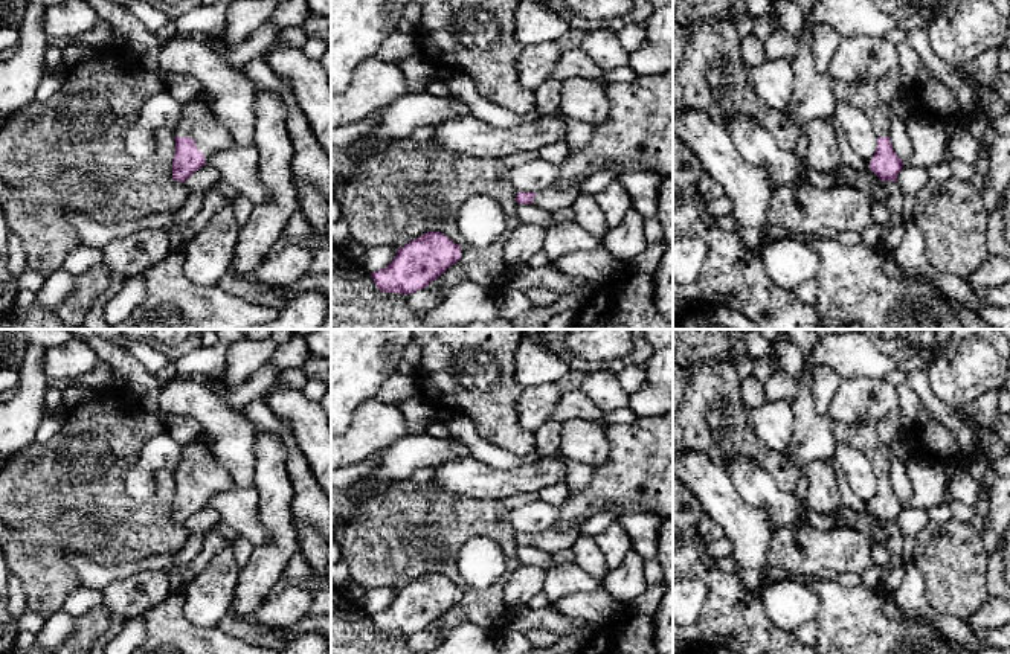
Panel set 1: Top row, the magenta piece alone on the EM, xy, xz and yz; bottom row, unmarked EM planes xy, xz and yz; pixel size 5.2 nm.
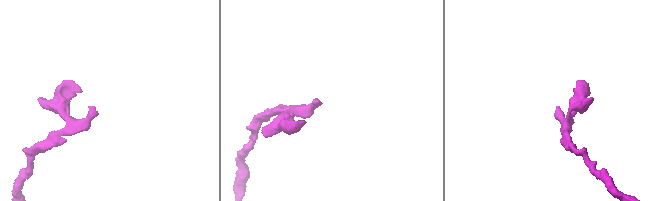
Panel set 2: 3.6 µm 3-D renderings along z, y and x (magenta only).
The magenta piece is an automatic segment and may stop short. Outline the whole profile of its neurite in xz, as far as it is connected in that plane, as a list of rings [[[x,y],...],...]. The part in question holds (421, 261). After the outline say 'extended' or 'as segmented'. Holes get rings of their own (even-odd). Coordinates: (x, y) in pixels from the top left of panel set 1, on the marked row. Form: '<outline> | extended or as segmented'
[[[427,232],[400,247],[386,268],[371,274],[380,291],[412,294],[436,281],[461,258],[461,245],[444,233]]] | as segmented

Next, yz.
[[[871,79],[854,82],[835,81],[833,95],[836,102],[845,102],[862,110],[873,122],[877,136],[877,148],[870,162],[870,169],[882,181],[897,181],[903,168],[903,160],[897,157],[889,140],[889,104],[885,104],[877,95],[877,84]]] | extended

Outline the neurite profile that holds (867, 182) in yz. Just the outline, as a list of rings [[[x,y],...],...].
[[[841,166],[831,172],[836,181],[842,181],[864,192],[871,201],[888,201],[888,191],[883,181],[871,171],[856,172],[850,166]]]

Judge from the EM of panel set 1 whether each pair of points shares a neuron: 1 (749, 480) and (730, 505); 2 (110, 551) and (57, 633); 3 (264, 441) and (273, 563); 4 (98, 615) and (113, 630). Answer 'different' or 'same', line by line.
1: different
2: different
3: same
4: different

